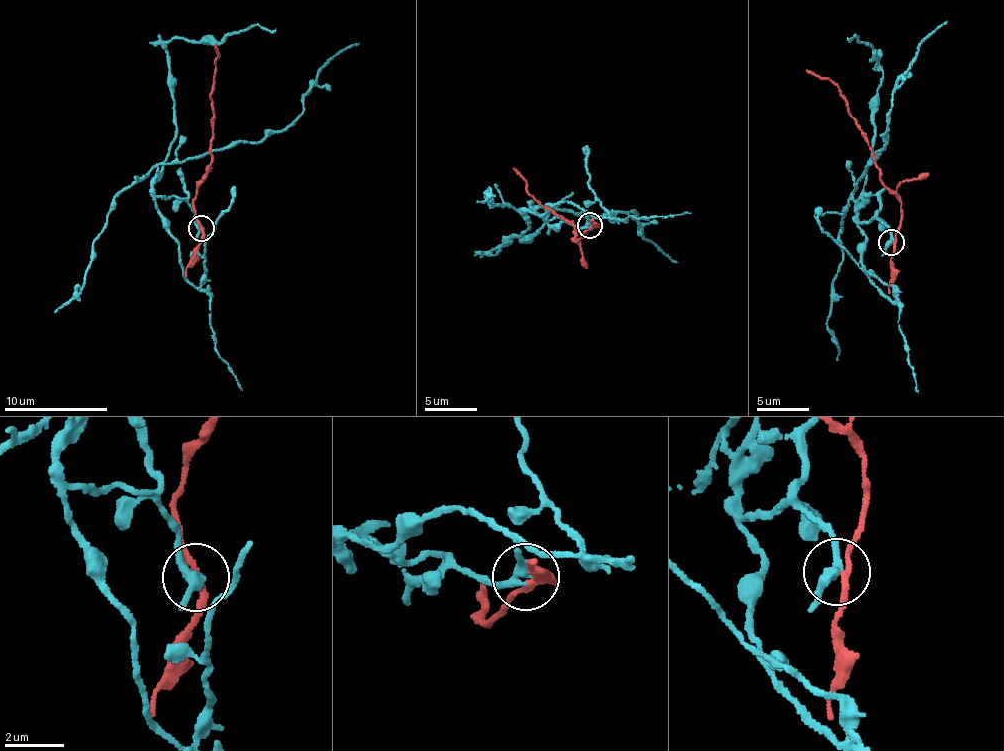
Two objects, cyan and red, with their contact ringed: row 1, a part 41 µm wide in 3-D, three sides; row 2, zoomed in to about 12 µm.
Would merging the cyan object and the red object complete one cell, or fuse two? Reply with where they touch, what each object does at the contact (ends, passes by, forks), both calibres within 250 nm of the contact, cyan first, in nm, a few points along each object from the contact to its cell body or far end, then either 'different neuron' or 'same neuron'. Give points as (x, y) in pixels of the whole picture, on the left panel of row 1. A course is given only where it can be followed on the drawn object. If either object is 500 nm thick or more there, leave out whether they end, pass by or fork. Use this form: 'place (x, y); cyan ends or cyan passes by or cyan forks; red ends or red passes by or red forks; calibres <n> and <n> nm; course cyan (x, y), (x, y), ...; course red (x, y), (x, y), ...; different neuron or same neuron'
place (201, 228); cyan passes by; red passes by; calibres 320 and 200 nm; course cyan (200, 227), (184, 199), (156, 196), (159, 167), (263, 142), (298, 117), (323, 68), (359, 42); course red (199, 227), (193, 203), (213, 158), (210, 95), (214, 70), (220, 57), (215, 44); different neuron

